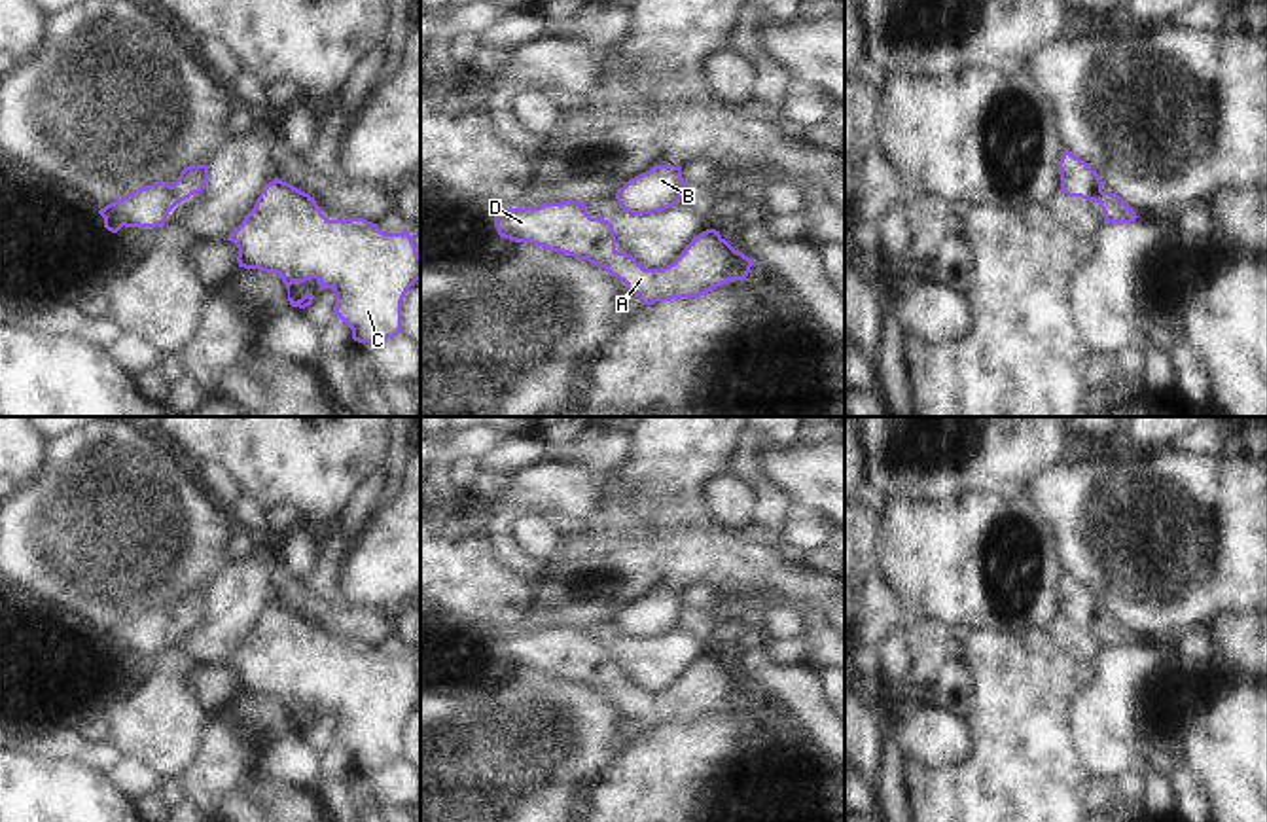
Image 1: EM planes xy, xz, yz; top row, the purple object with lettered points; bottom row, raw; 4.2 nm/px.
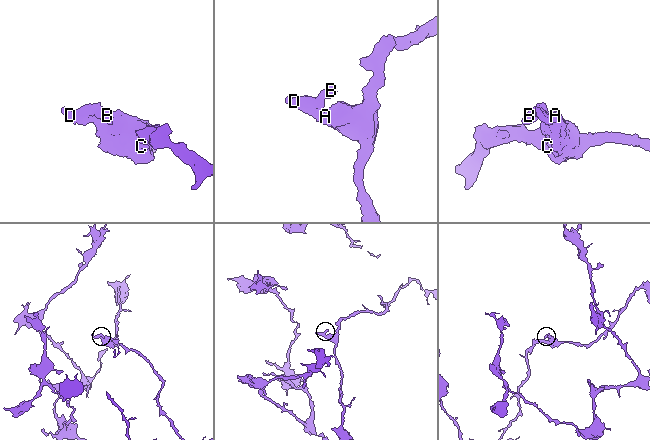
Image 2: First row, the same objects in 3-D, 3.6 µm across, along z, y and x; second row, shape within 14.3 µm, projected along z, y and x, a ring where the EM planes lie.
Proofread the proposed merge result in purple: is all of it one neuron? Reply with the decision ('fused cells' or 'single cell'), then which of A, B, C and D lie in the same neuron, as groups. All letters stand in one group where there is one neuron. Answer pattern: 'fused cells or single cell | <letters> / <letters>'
single cell | A B C D

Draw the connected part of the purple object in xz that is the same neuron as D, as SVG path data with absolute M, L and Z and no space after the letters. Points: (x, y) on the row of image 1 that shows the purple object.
M572 199L496 210L494 227L504 239L532 242L606 269L623 280L642 305L699 297L729 280L744 280L756 263L735 250L720 231L706 229L693 237L670 265L644 269L633 256L616 250L616 231L608 220L591 218L585 203Z

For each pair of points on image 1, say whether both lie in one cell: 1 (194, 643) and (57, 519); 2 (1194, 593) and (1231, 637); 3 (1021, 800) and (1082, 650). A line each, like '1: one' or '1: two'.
1: two
2: two
3: two

